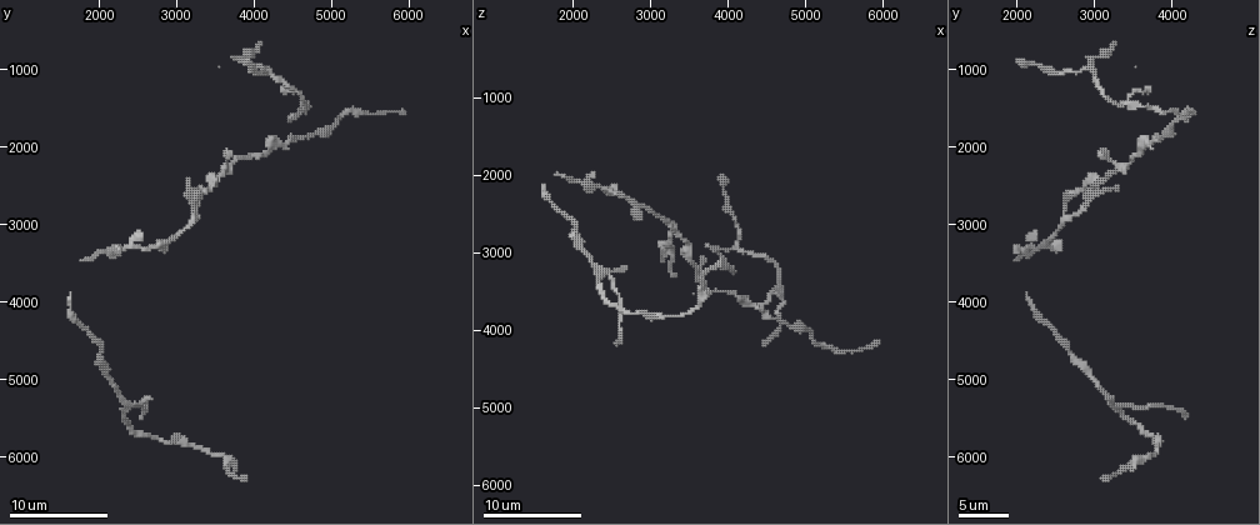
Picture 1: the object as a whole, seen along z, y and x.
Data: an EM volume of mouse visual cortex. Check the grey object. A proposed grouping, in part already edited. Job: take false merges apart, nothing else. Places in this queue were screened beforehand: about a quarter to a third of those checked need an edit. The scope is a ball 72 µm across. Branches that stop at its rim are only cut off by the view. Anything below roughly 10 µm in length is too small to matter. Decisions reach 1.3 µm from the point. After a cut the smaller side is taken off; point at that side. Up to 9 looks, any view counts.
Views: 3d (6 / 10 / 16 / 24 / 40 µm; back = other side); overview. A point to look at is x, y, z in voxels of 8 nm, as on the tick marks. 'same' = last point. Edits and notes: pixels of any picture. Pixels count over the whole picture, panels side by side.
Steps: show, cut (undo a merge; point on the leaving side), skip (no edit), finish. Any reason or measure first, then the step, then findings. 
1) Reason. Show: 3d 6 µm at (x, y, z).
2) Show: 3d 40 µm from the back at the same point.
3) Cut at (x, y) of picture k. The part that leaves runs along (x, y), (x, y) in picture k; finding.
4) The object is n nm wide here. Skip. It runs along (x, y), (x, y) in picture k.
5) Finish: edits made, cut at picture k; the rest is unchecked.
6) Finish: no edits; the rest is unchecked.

Four arms meet. Show: 3d 16 µm at (2450, 5350, 3250).

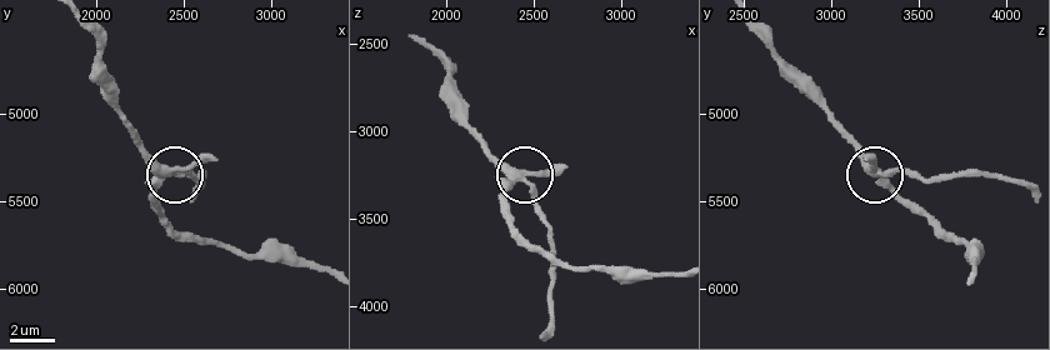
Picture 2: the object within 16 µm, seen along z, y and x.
Show: 3d 16 µm from the back at (2420, 5340, 3260).

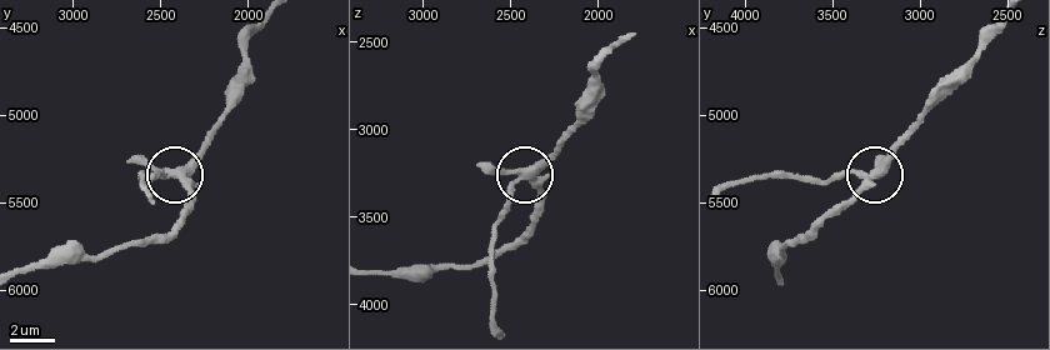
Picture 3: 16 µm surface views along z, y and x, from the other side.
4 arms meet here. Skip. Continuous, no second neuron.

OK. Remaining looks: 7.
Sudden change in width. Show: 3d 6 µm at (4450, 1950, 3750).

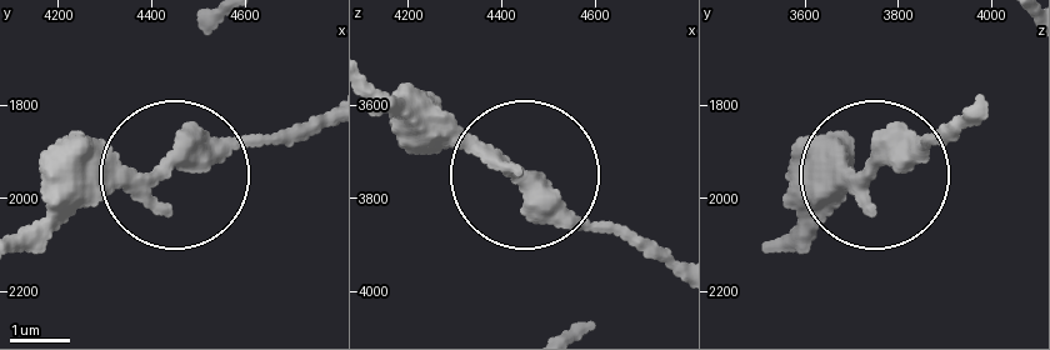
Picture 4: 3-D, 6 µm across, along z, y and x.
Show: 3d 6 µm from the back at (4435, 1940, 3740).

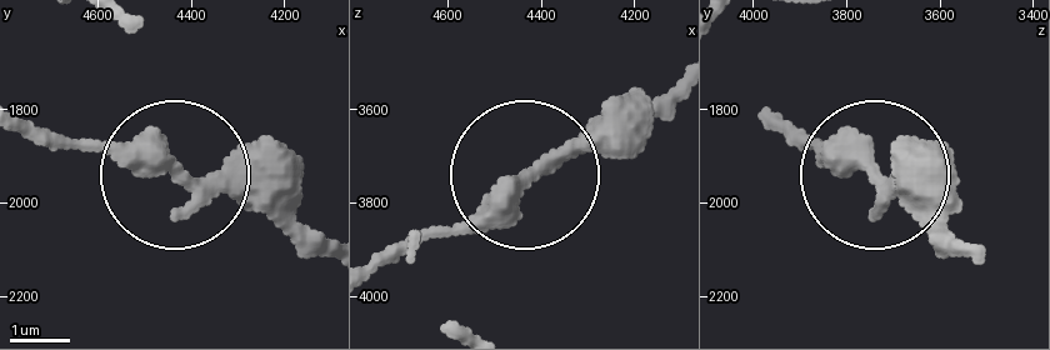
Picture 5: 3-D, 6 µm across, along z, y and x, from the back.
The object is 330 nm wide here. Skip. It runs along (668, 89), (404, 253) in picture 5; all the same neuron.

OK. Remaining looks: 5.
Three arms meet. Show: 3d 10 µm at (4650, 1400, 3350).

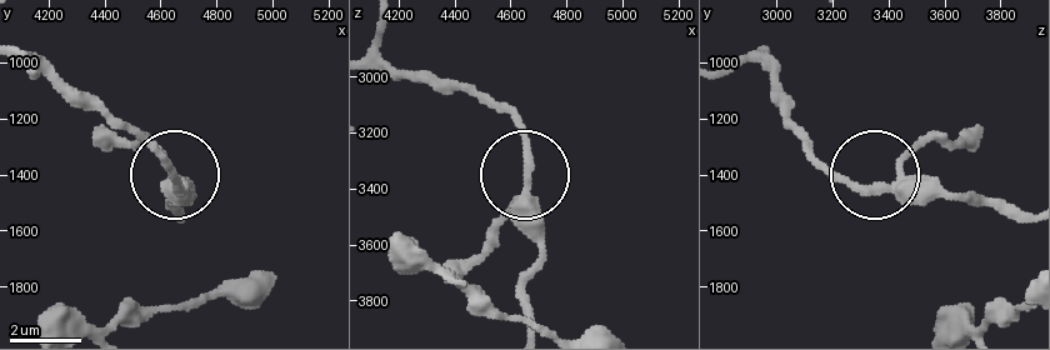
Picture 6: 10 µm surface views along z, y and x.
Skip. It runs along (1025, 224), (953, 198), (845, 183), (804, 146) in picture 6; one neuron here.

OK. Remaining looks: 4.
Thick turns thin. Show: 3d 16 µm at (3700, 2200, 3450).

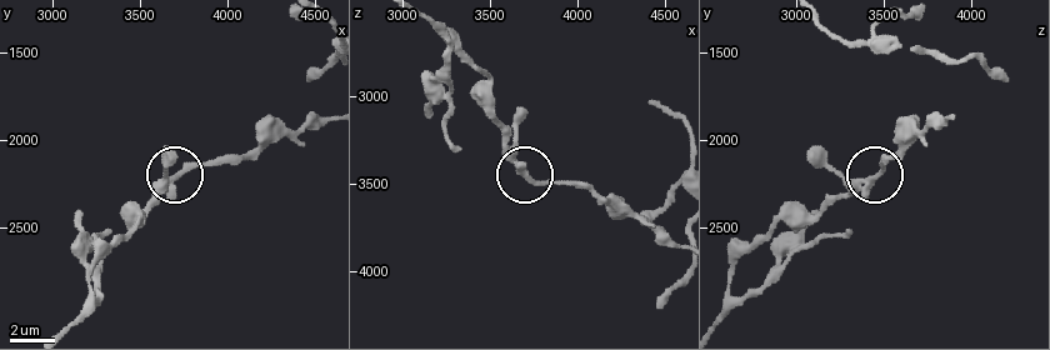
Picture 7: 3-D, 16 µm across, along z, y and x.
Show: 3d 6 µm at (3700, 2240, 3440).

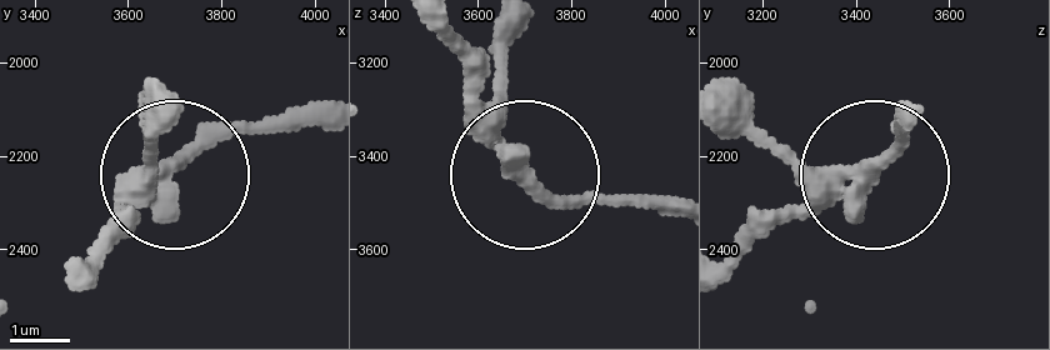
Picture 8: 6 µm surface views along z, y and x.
Skip. It runs along (724, 279), (874, 179), (914, 110) in picture 8; one neuron here.

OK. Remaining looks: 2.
Finish: no edits; the rest is unchecked.

